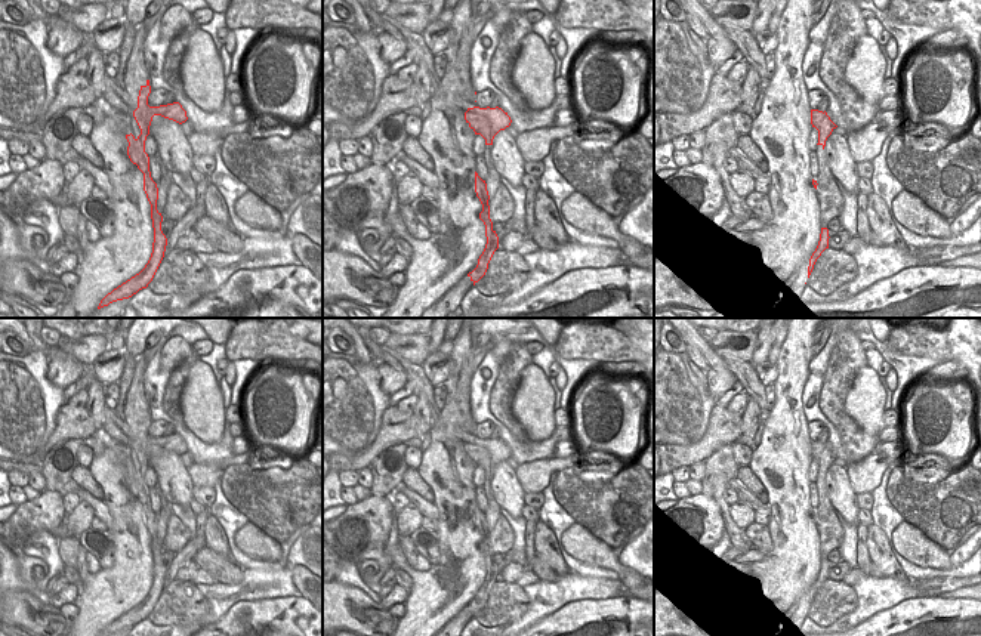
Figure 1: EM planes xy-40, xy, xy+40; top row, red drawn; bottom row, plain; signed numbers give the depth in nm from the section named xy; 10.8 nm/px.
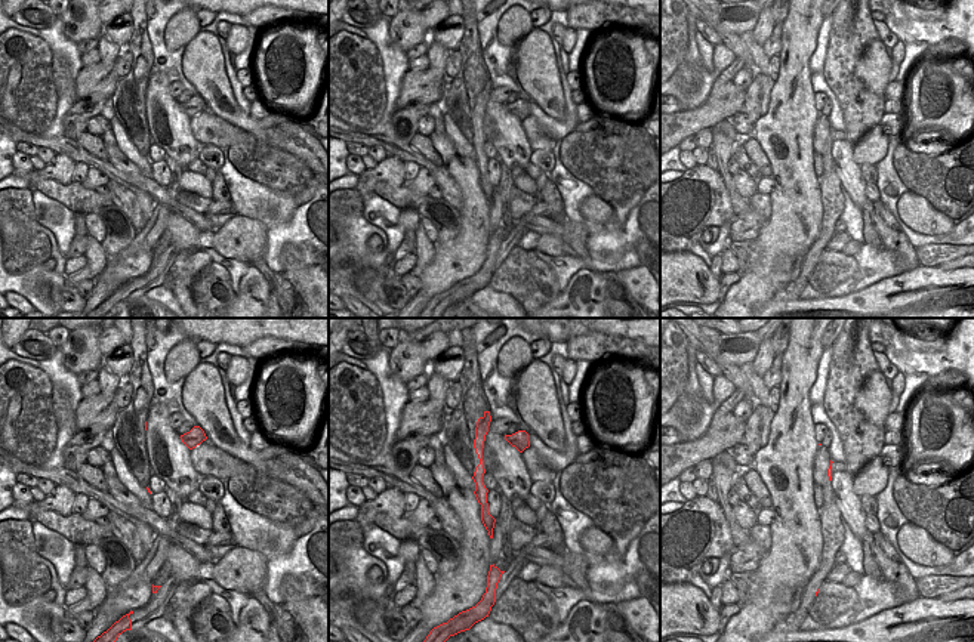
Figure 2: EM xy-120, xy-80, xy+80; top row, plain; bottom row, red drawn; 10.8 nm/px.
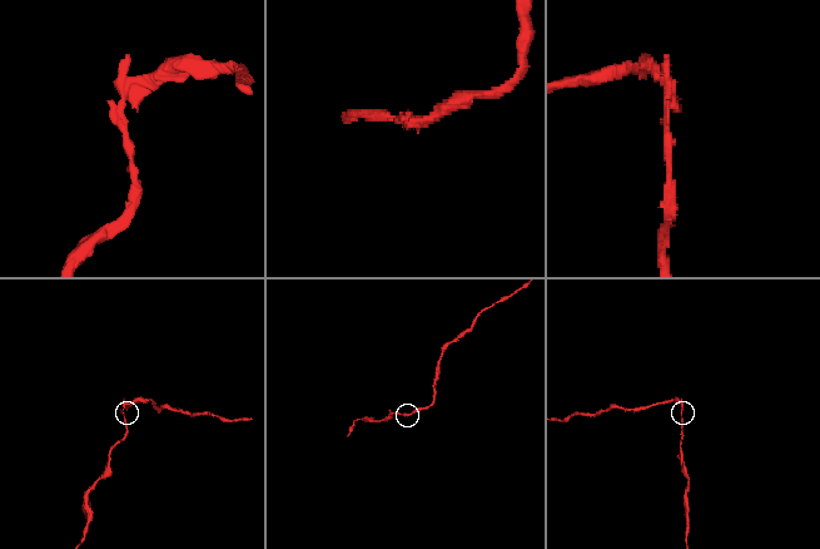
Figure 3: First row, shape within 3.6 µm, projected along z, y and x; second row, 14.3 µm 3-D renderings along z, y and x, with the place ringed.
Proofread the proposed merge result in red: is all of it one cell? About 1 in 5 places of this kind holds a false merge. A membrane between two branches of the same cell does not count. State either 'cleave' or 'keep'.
cleave

